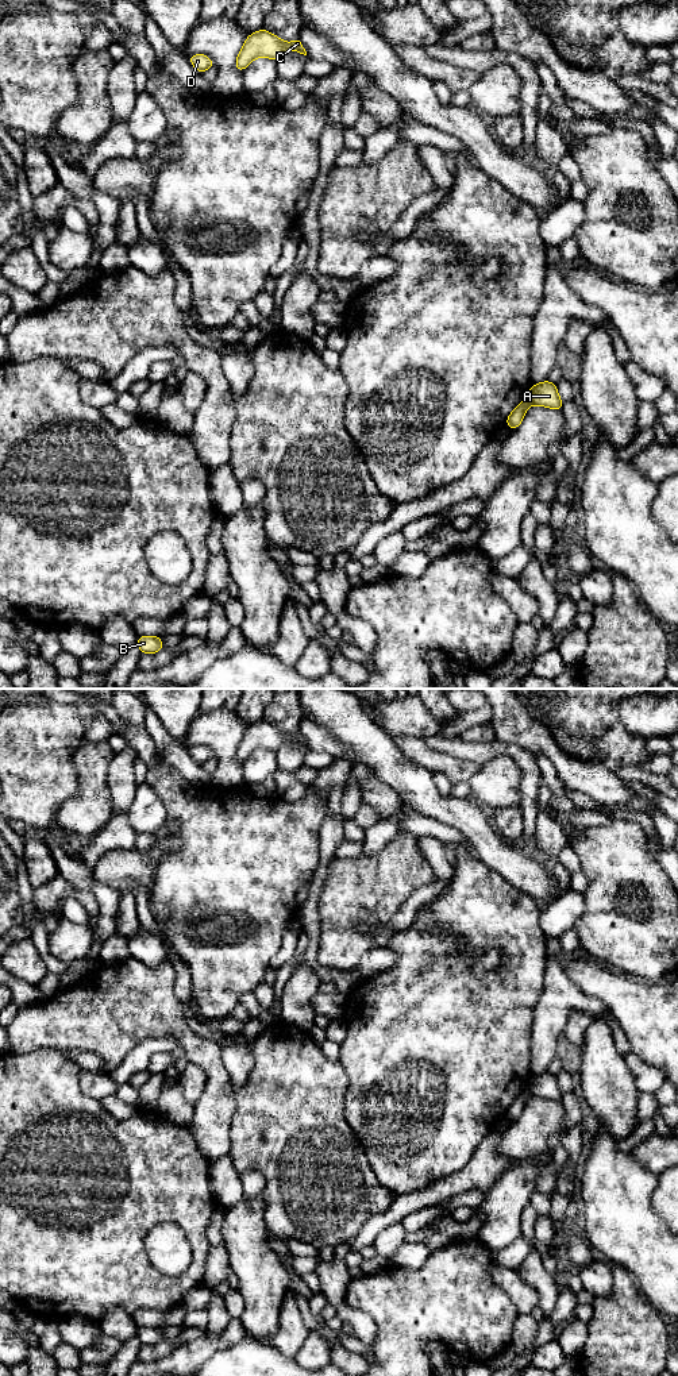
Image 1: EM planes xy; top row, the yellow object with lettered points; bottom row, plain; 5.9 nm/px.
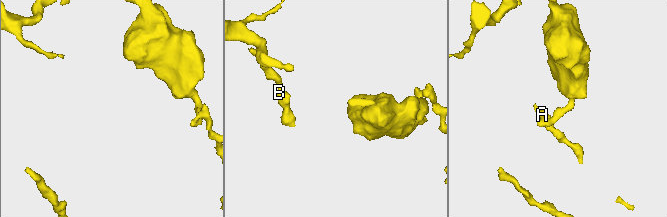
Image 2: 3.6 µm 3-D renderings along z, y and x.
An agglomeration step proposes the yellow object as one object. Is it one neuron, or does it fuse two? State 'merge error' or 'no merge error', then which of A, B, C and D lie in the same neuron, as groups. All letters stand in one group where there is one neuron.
merge error | A B / C D

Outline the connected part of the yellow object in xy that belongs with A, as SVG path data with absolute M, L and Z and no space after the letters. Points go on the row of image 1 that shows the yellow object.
M550 381L532 385L527 394L527 398L532 405L540 405L556 411L562 411L563 401L558 394L556 385Z

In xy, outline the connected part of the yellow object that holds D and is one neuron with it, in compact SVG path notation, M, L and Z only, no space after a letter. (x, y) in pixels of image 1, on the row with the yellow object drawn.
M194 54L189 57L189 61L193 68L200 73L204 73L207 69L215 66L215 63L205 54Z

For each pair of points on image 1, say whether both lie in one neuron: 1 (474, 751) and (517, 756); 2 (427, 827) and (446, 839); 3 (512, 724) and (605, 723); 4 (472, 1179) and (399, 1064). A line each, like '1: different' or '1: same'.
1: same
2: same
3: different
4: different

